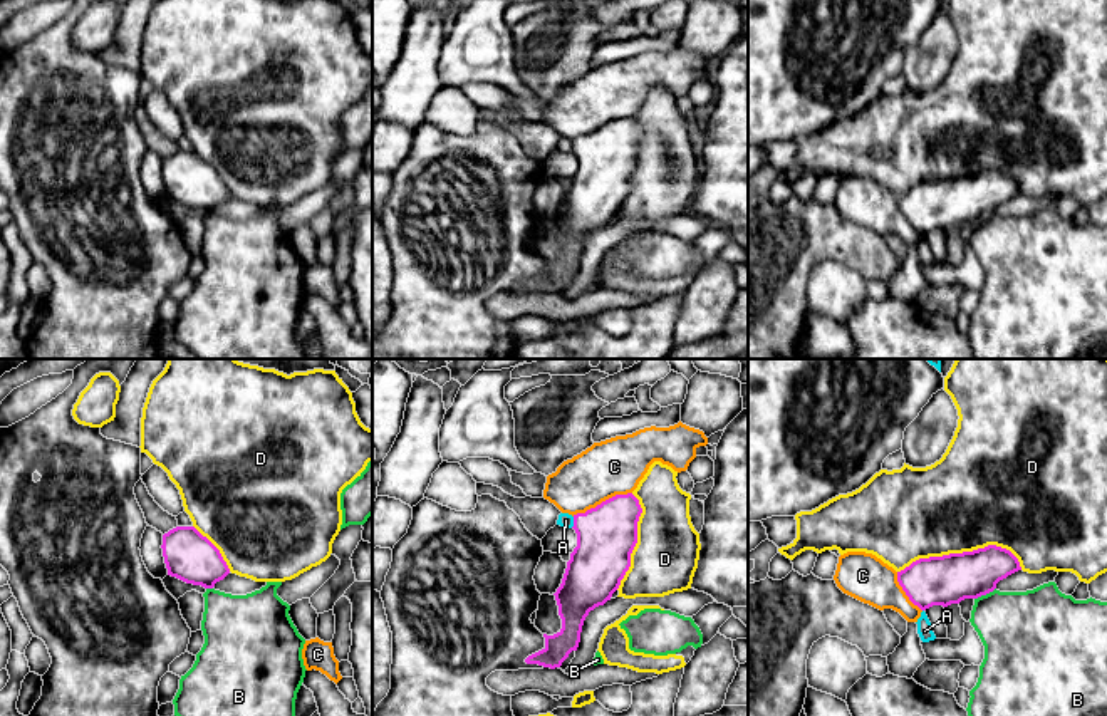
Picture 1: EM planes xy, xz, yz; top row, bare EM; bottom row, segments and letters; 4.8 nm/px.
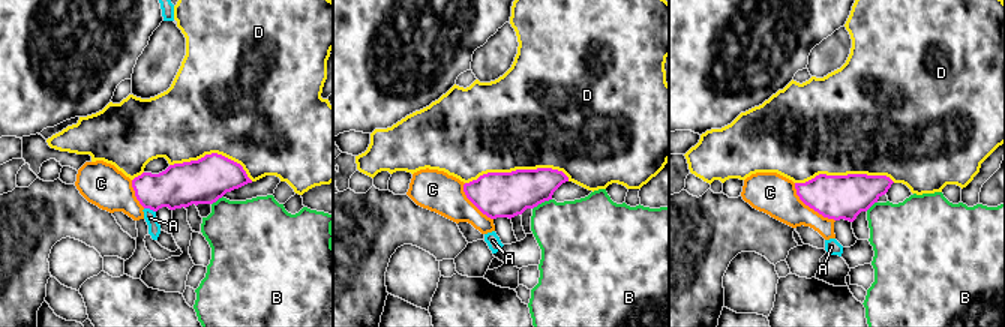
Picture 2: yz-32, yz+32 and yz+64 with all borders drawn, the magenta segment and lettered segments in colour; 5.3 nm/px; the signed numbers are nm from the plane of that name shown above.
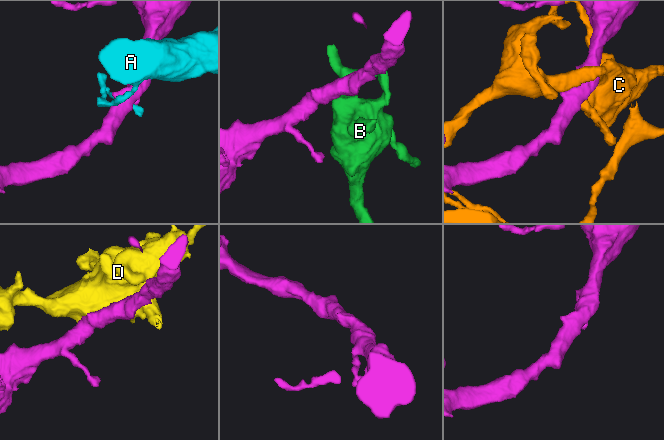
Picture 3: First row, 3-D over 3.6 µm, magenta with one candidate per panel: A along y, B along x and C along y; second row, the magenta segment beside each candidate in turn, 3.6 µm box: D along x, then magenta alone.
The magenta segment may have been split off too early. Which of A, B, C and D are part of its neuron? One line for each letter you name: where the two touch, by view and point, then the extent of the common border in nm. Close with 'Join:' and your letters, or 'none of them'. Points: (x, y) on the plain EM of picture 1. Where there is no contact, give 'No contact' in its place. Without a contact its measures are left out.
Join: none of them

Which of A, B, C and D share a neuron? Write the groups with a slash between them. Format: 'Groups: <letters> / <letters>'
Groups: A / B / C / D

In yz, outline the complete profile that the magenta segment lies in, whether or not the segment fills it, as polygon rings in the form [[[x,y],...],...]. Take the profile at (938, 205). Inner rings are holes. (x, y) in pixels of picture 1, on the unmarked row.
[[[988,169],[973,176],[919,183],[897,196],[897,206],[909,225],[926,235],[986,220],[1018,195],[1020,186],[1010,174]]]

